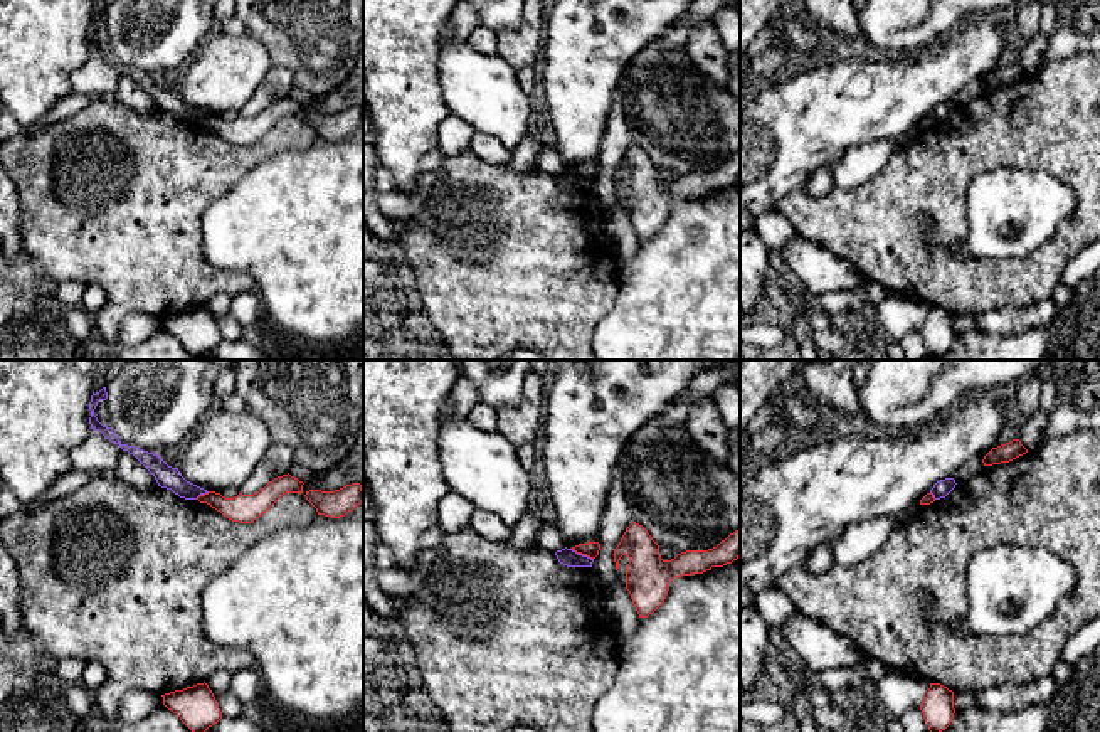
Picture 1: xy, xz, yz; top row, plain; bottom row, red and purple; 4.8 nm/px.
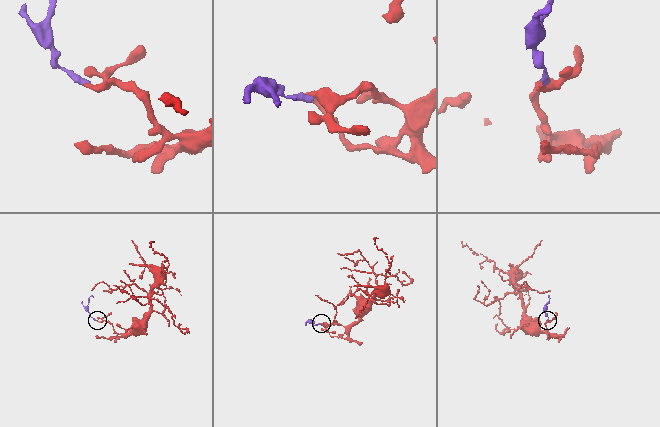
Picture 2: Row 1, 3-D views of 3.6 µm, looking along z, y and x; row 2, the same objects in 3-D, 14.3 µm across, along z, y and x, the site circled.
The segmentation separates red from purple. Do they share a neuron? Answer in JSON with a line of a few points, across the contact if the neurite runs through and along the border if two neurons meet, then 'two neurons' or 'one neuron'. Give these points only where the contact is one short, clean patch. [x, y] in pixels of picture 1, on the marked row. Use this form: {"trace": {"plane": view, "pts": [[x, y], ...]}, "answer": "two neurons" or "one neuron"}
{"trace": {"plane": "xz", "pts": [[571, 549], [592, 559]]}, "answer": "two neurons"}

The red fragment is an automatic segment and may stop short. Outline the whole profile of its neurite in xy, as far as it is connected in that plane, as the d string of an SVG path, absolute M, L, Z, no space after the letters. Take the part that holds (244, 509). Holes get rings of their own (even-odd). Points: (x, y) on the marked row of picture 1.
M288 473L274 478L254 495L239 493L234 498L225 498L220 493L209 491L200 495L197 500L200 503L210 505L232 522L252 523L256 518L266 513L283 495L301 495L303 485L303 481Z

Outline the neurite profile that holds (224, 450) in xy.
M217 406L187 439L178 471L207 491L239 488L271 443L271 434L257 416L247 409L229 412Z

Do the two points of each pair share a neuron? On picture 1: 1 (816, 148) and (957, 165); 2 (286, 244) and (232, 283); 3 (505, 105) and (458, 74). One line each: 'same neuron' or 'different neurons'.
1: different neurons
2: different neurons
3: same neuron

